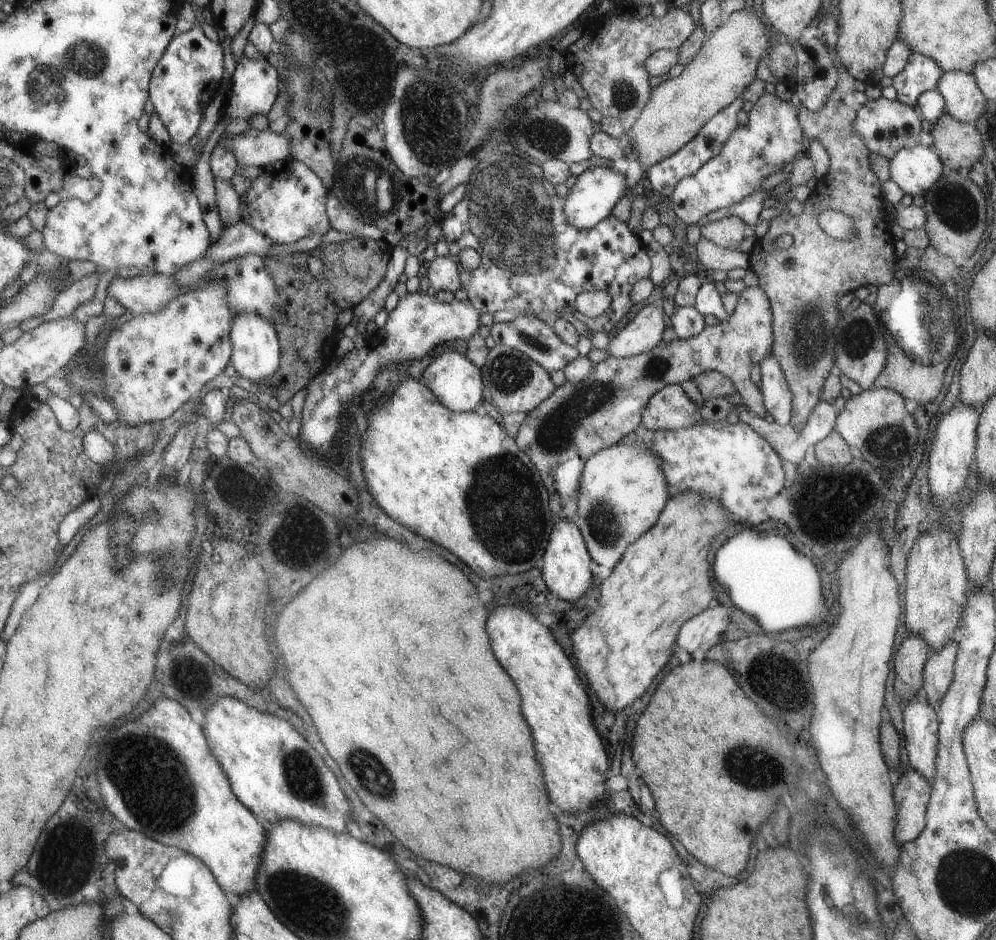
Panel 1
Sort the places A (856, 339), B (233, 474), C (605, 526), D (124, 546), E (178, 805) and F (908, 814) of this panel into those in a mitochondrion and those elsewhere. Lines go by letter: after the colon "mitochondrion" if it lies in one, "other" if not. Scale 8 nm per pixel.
A: mitochondrion
B: other
C: mitochondrion
D: mitochondrion
E: mitochondrion
F: other

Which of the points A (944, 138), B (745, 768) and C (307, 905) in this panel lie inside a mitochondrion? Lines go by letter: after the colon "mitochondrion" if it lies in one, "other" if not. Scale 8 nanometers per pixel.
A: other
B: mitochondrion
C: mitochondrion

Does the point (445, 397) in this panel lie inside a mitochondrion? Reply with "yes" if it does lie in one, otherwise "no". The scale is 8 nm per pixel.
no

